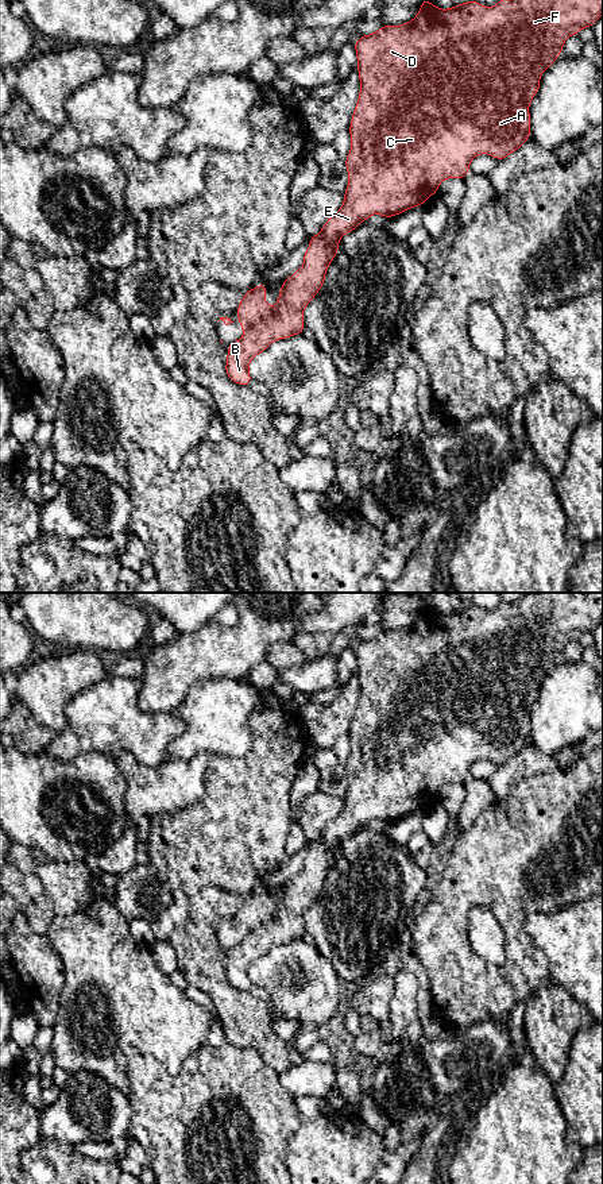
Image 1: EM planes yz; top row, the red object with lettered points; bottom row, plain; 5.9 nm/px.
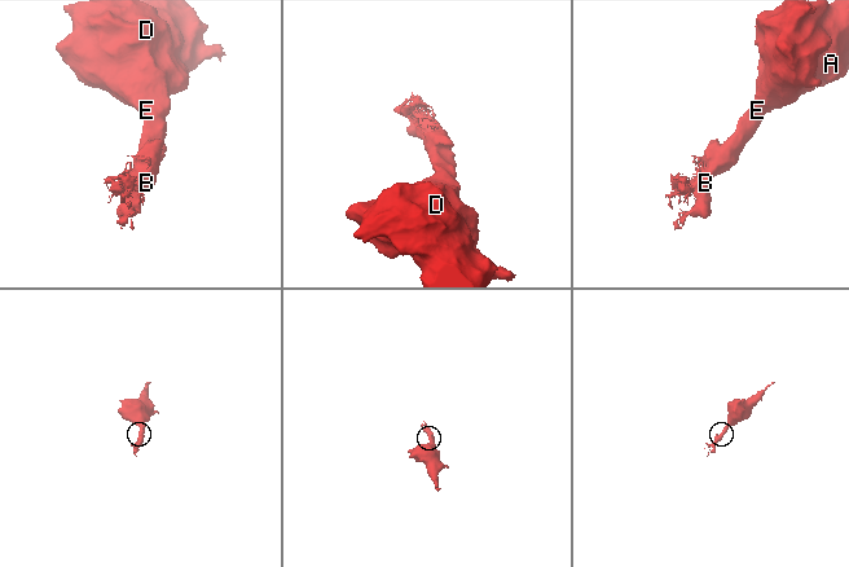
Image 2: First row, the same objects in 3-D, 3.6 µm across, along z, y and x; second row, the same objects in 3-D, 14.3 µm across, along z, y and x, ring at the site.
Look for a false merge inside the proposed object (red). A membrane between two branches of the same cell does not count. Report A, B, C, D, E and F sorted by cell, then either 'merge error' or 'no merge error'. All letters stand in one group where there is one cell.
groups A B C D E F; no merge error

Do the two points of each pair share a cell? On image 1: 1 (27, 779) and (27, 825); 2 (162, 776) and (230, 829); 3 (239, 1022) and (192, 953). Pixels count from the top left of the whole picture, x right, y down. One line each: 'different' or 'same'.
1: same
2: different
3: same

